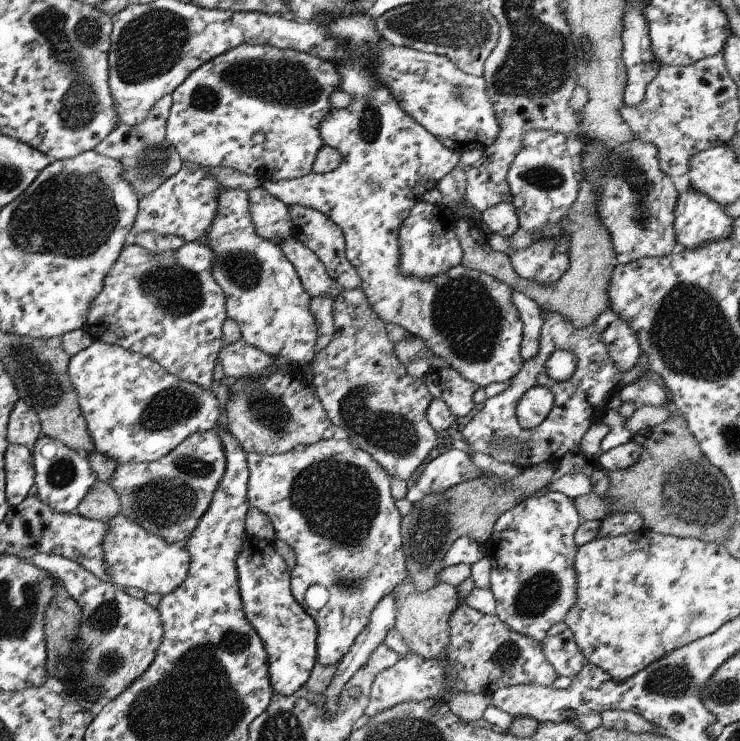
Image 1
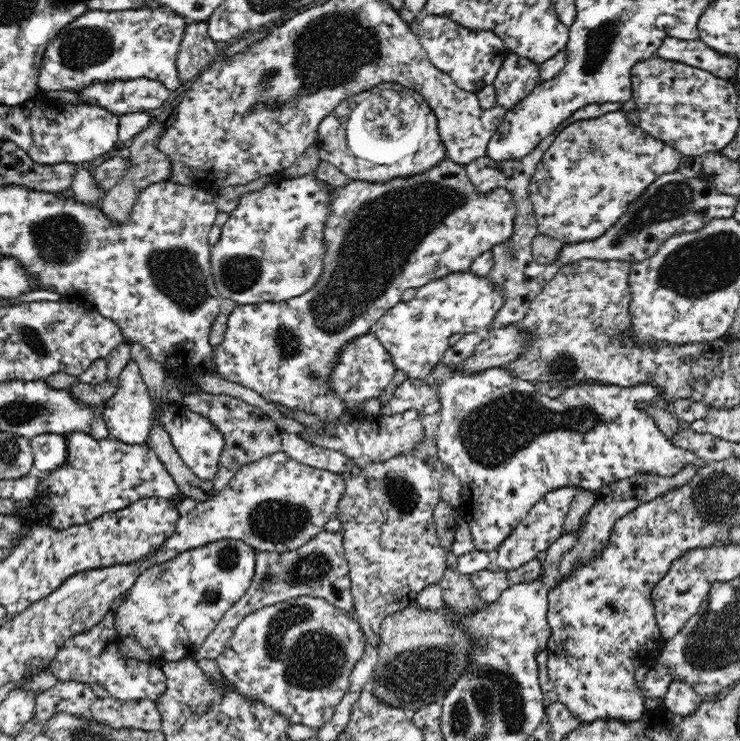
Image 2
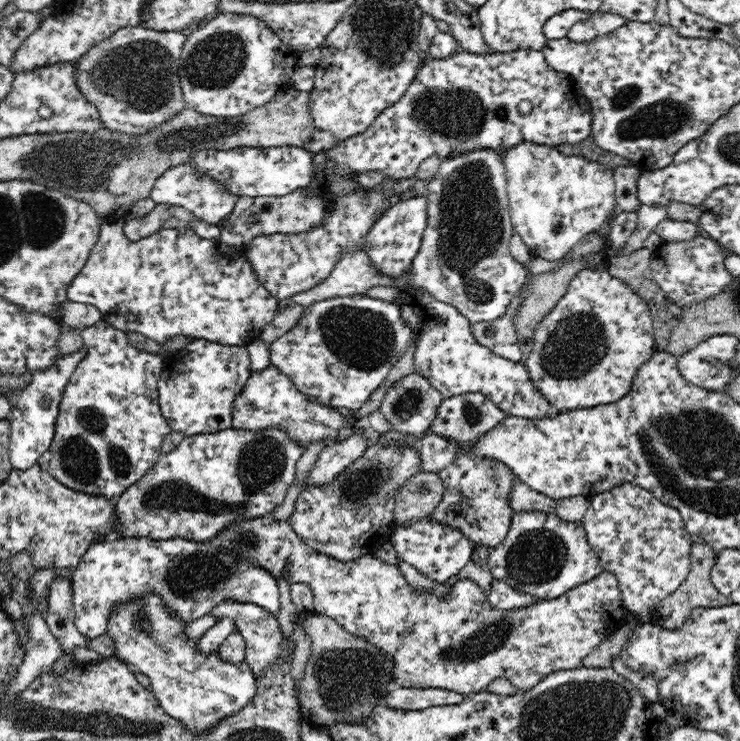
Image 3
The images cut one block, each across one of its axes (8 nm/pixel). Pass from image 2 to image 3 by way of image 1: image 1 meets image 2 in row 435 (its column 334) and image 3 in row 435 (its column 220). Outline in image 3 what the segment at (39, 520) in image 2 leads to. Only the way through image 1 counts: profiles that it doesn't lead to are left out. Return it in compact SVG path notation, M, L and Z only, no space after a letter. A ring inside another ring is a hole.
M100 320L80 332L86 358L80 362L63 392L51 446L38 463L58 482L84 494L116 499L156 464L164 438L171 432L159 405L158 382L165 359L132 346L128 334Z

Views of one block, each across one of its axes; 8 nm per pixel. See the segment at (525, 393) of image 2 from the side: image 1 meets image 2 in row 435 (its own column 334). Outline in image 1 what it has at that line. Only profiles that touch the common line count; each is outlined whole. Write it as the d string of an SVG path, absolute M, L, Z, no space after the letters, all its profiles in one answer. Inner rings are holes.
M320 440L318 443L295 449L282 455L264 455L259 453L248 453L247 464L249 469L248 480L248 501L249 506L256 507L262 511L274 526L276 538L290 545L296 553L296 567L291 571L291 592L294 599L303 607L303 610L316 622L317 627L317 662L322 665L336 665L347 654L355 637L368 625L373 609L376 604L390 592L398 587L399 582L404 578L404 572L408 574L405 568L405 555L402 552L403 537L401 536L401 515L395 506L395 501L391 496L391 478L381 468L381 465L373 460L365 451L351 445L349 440ZM319 584L324 586L330 593L330 600L320 610L312 610L305 604L305 592L310 586Z

